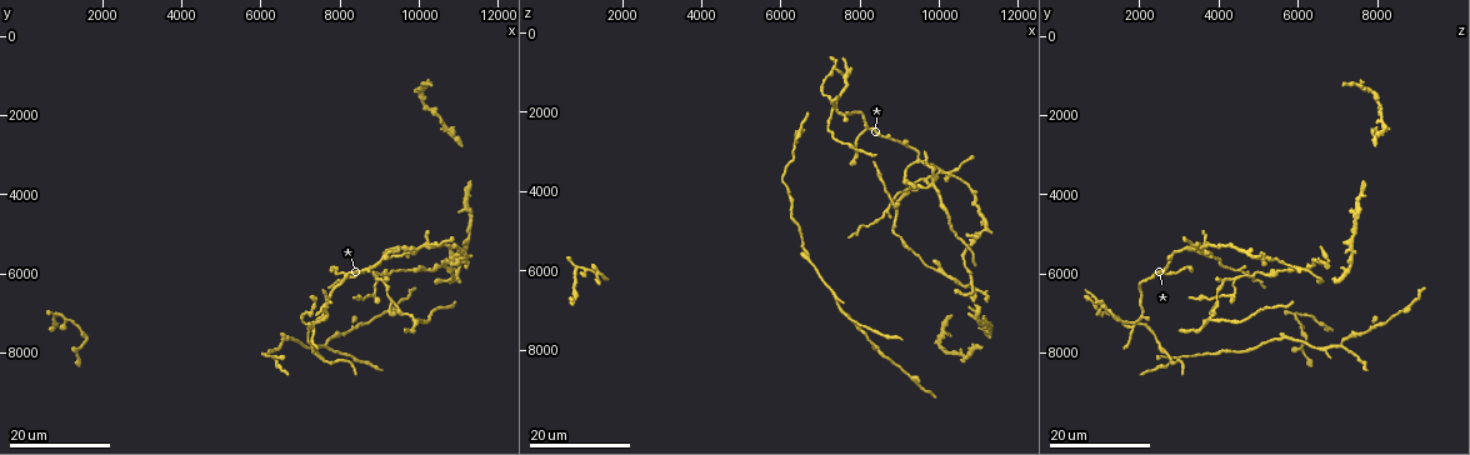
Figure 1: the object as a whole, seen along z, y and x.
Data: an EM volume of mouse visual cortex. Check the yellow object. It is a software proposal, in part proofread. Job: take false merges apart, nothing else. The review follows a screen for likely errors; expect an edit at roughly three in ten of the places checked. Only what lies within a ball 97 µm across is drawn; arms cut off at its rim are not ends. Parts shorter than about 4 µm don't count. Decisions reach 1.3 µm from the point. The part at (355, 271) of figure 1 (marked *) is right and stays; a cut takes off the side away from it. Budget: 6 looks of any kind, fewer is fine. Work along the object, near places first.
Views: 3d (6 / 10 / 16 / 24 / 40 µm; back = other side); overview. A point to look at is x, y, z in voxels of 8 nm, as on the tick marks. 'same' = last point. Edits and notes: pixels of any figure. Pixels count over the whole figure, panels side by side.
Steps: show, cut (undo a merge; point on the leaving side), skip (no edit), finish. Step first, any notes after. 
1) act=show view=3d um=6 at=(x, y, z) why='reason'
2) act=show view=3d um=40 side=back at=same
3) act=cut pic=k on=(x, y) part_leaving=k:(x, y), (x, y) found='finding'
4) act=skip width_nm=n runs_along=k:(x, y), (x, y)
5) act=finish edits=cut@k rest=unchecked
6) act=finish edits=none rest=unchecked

act=show view=3d um=16 at=(7350, 7300, 1950)

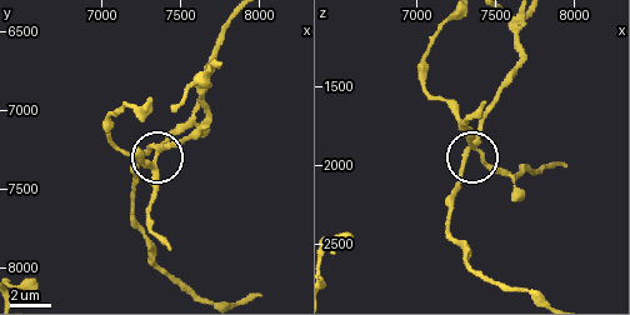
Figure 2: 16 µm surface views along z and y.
act=show view=3d um=6 at=(7320, 7220, 1900) why='zoom in'

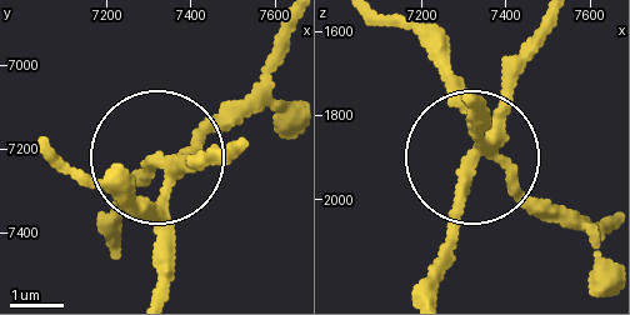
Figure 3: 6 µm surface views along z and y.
act=cut pic=3 on=(200, 158) part_leaving=3:(488, 153), (429, 283) found='a second neuron is stuck on'

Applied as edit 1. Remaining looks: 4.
act=show view=3d um=24 at=(7600, 7750, 7050) why='arms part here'

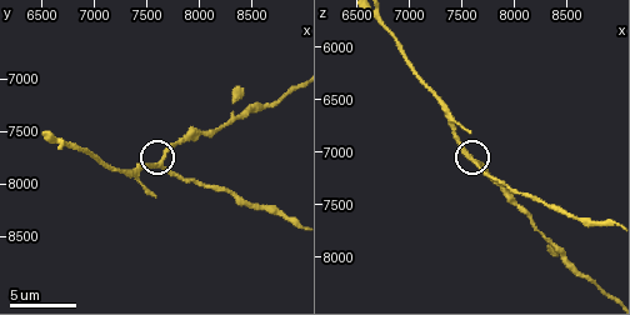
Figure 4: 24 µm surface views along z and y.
act=show view=3d um=6 at=(7640, 7800, 7120)

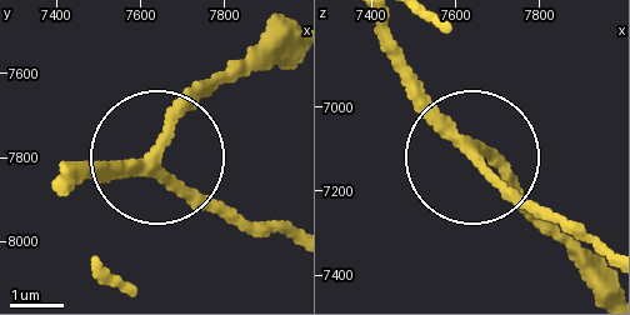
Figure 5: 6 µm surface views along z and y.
act=show view=3d um=6 side=back at=(7635, 7810, 7095)

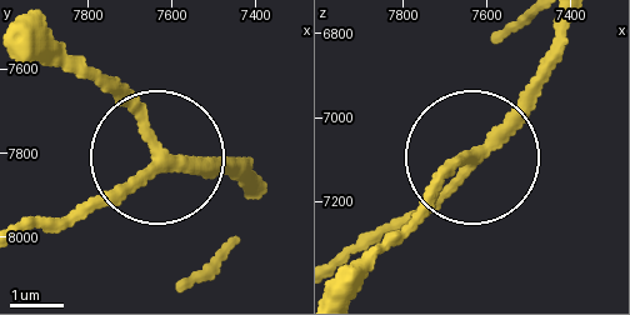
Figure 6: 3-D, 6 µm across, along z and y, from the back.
act=skip runs_along=6:(255, 181), (161, 164), (73, 218) found='one neuron here'

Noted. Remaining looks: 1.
act=finish edits=cut@3 rest=unchecked

